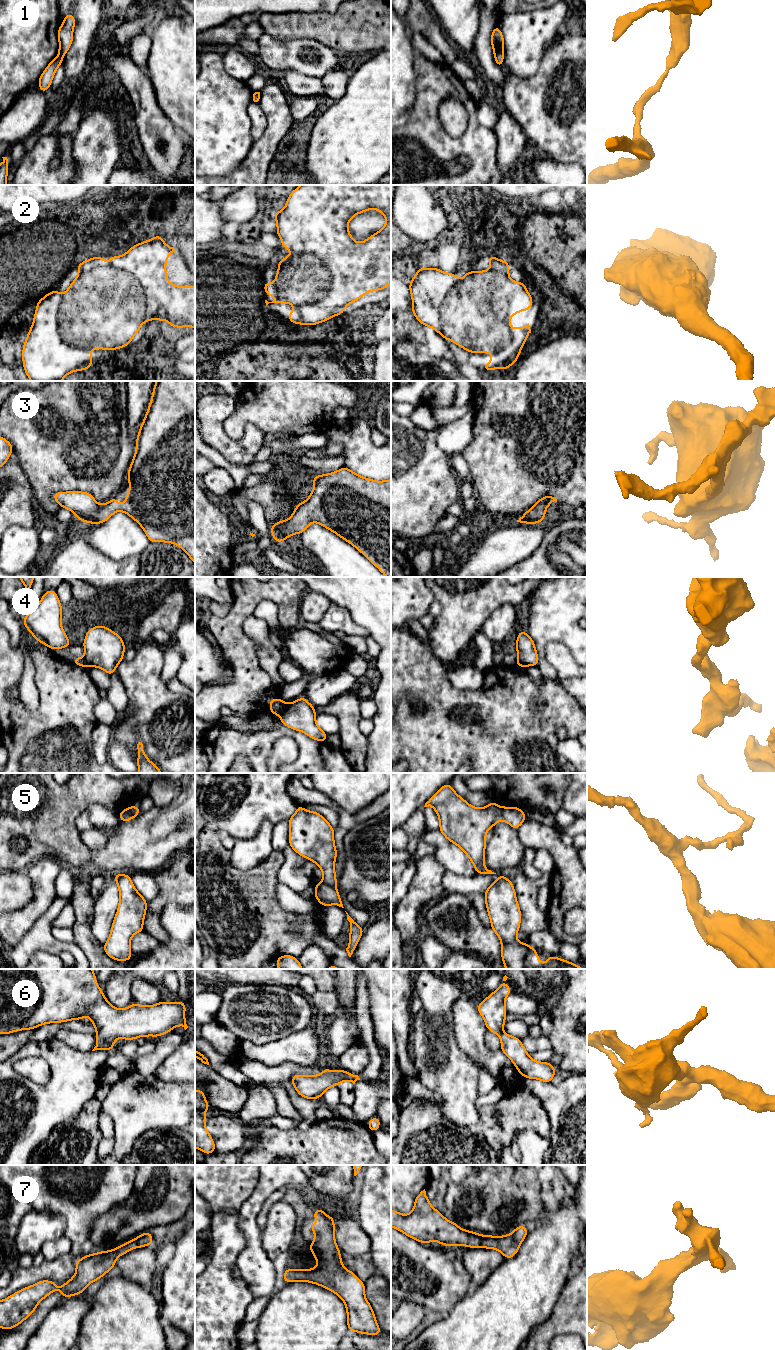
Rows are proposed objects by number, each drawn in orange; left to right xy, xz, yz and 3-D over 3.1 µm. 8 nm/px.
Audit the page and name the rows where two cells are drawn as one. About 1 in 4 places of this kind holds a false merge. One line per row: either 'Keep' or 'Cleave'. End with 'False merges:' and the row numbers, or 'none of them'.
1: Cleave
2: Keep
3: Keep
4: Cleave
5: Cleave
6: Keep
7: Keep
False merges: 1, 4, 5

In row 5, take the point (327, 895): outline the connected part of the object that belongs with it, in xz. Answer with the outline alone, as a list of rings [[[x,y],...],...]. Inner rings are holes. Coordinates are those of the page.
[[[322,882],[316,883],[314,886],[314,899],[317,899],[322,907],[326,907],[328,905],[337,905],[344,908],[337,888]]]

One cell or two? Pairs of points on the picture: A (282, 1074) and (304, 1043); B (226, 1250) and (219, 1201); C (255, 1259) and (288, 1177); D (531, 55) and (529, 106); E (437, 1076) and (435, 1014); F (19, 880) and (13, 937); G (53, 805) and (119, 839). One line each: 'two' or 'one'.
A: two
B: two
C: one
D: two
E: one
F: two
G: two

